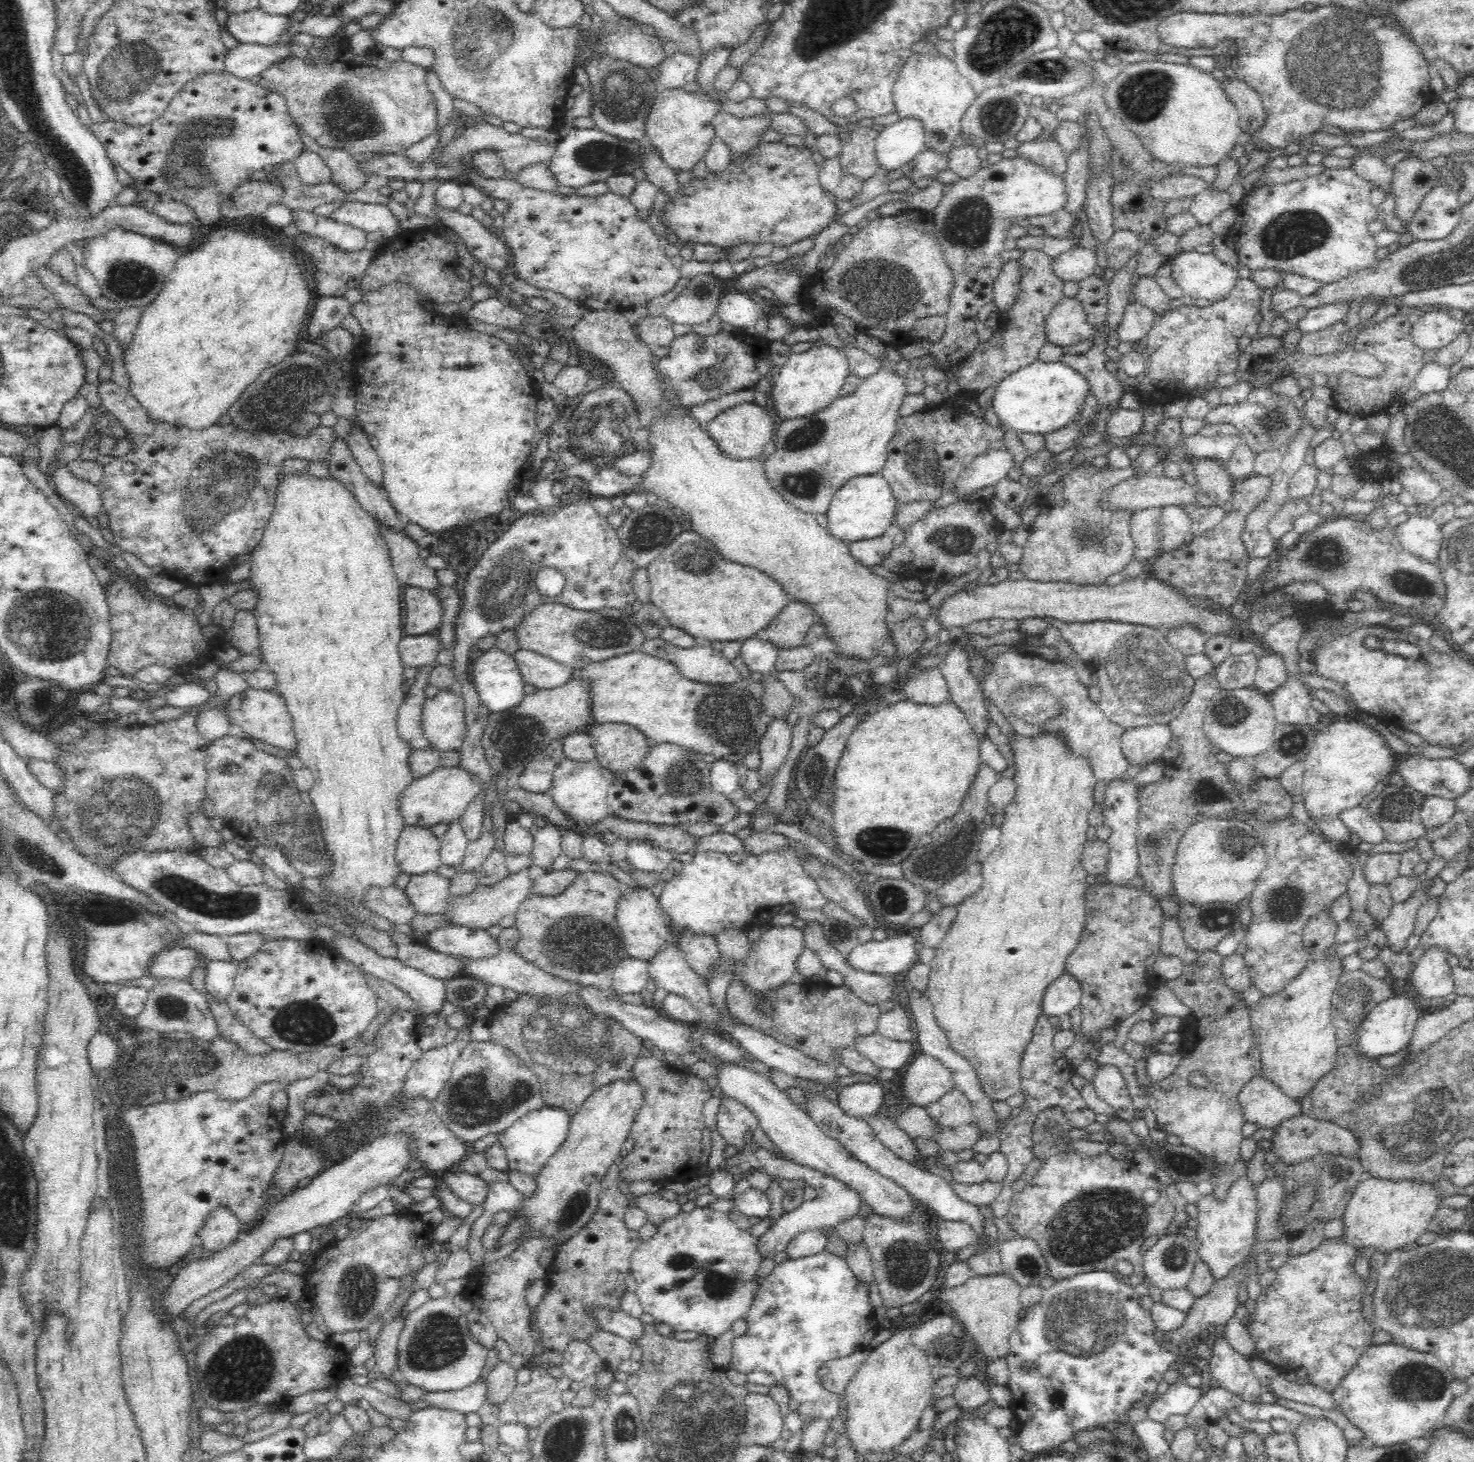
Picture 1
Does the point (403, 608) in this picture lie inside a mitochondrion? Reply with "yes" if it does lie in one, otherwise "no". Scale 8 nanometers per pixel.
no

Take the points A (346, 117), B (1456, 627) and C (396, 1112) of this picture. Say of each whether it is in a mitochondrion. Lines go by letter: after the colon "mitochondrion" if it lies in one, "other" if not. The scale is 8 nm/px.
A: mitochondrion
B: other
C: mitochondrion

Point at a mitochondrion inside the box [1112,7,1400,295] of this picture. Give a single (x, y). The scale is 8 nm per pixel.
(1338, 63)

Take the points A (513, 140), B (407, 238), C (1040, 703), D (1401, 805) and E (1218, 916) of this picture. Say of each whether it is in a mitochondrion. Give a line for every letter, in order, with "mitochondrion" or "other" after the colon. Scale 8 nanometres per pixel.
A: other
B: other
C: mitochondrion
D: mitochondrion
E: mitochondrion

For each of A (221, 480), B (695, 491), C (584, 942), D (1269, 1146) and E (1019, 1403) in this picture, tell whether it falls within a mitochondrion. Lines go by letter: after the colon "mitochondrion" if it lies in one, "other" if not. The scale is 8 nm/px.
A: mitochondrion
B: other
C: mitochondrion
D: other
E: other

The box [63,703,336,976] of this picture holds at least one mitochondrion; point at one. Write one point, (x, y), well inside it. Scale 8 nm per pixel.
(119, 811)

